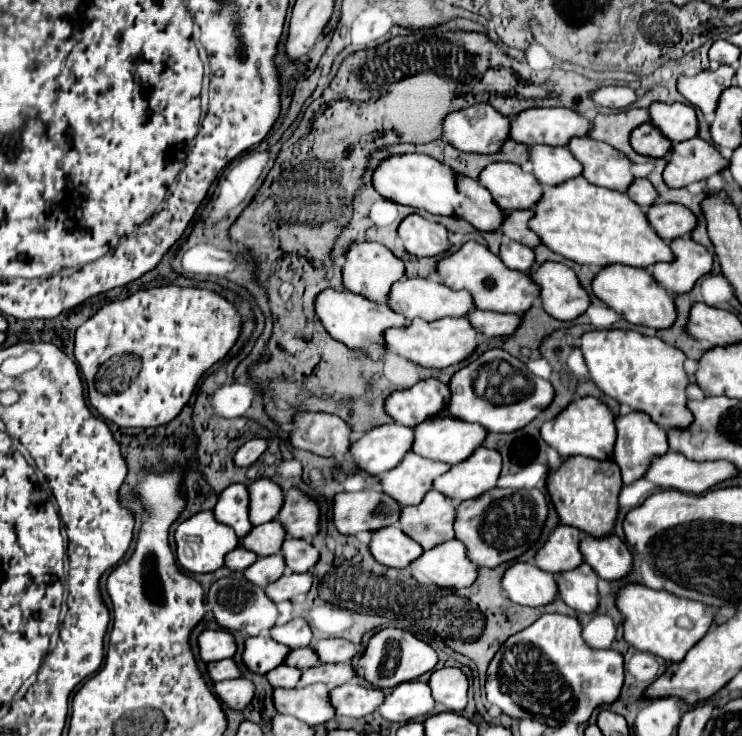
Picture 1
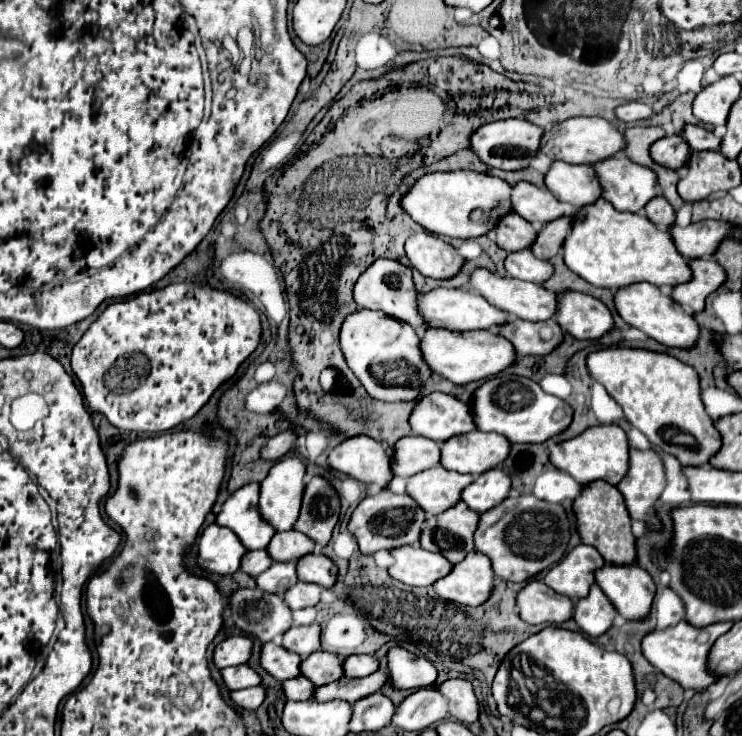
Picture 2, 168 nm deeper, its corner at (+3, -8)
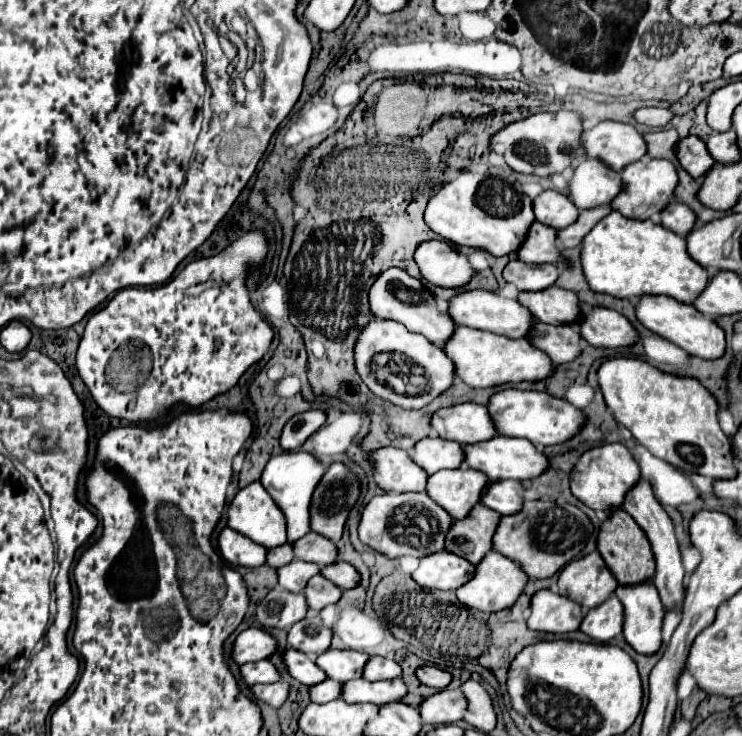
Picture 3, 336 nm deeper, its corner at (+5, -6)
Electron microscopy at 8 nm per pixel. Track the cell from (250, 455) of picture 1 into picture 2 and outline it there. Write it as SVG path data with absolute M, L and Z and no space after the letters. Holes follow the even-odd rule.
M281 432L273 438L269 438L265 448L261 448L261 458L263 460L277 460L285 452L289 452L291 446L293 446L293 434L291 432Z

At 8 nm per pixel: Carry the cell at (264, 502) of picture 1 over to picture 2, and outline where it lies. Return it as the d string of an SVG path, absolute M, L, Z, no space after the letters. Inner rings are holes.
M299 458L279 460L261 482L259 512L277 532L291 530L299 516L301 494L305 488L305 466Z

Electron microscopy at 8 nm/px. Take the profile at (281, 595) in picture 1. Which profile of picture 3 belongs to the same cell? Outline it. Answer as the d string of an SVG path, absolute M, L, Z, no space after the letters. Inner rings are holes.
M317 574L315 578L311 578L311 582L305 588L305 598L307 604L311 608L315 608L317 612L323 610L329 604L335 604L339 598L343 596L343 590L339 586L335 586L333 582L329 582L325 576Z

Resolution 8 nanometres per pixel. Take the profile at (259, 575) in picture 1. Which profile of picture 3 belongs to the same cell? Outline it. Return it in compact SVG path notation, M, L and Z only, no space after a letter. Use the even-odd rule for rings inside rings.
M293 560L291 564L287 564L287 566L277 570L279 586L289 590L289 592L303 592L307 582L309 582L309 578L313 578L319 572L321 572L319 564L311 564L311 562L303 562L303 560Z

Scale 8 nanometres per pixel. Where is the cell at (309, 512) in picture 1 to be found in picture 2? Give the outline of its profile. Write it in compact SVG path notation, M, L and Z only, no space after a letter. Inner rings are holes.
M319 476L311 478L305 486L301 512L299 512L297 524L293 524L293 528L303 532L305 536L309 536L317 546L325 546L331 540L331 532L333 532L337 520L339 520L339 496L337 496L337 492L323 478L319 478Z

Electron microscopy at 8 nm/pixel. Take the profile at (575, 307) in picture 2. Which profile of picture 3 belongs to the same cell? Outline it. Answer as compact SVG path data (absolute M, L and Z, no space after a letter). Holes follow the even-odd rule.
M587 308L581 322L581 334L591 346L627 348L639 340L639 332L619 312L609 308Z

